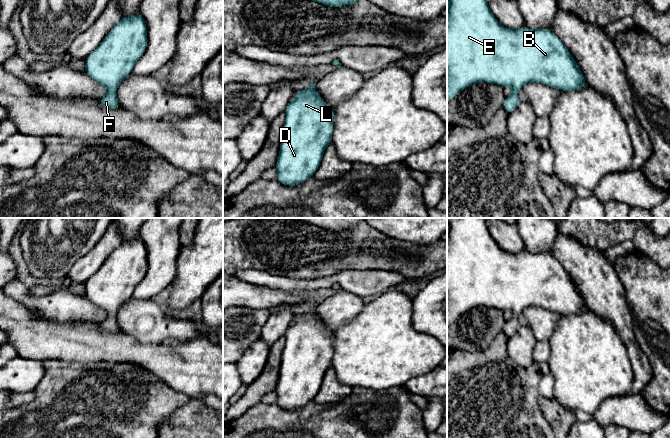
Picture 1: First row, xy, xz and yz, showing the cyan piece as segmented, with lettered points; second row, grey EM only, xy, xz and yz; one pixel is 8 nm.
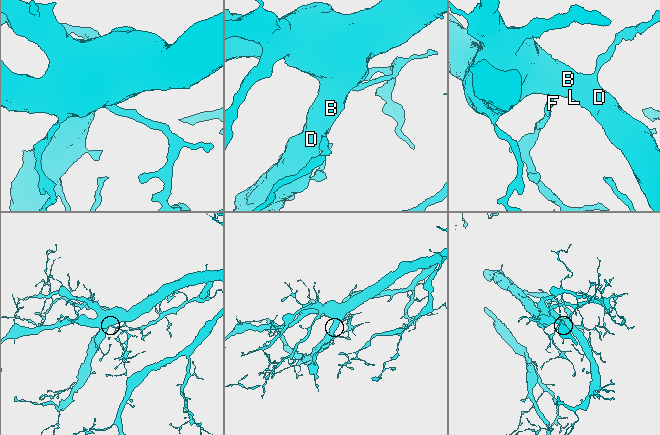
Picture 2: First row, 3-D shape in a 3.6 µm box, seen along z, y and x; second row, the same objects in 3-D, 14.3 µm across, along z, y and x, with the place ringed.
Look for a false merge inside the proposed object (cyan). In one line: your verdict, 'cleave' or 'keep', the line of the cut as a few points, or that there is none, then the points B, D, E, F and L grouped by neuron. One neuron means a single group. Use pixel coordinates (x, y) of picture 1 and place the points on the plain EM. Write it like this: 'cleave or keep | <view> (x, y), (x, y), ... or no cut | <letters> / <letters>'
keep | no cut | B D E F L

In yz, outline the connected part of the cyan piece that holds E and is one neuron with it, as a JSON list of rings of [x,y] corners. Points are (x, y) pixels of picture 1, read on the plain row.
[[[447,218],[447,326],[462,314],[480,306],[513,313],[514,316],[505,321],[502,330],[507,338],[518,331],[518,316],[526,307],[543,307],[559,315],[582,314],[587,307],[567,271],[550,253],[533,254],[527,250],[509,253],[502,250],[493,239],[485,218]]]

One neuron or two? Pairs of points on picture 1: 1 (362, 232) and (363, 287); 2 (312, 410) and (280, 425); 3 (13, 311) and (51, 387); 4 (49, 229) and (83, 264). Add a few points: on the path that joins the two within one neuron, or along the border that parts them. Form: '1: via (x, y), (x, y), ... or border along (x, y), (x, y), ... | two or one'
1: border along (386, 270), (346, 269), (340, 272) | two
2: via (304, 418), (297, 425), (288, 425) | one
3: border along (65, 360), (44, 359), (41, 361) | two
4: border along (96, 244), (73, 264), (66, 275) | two

